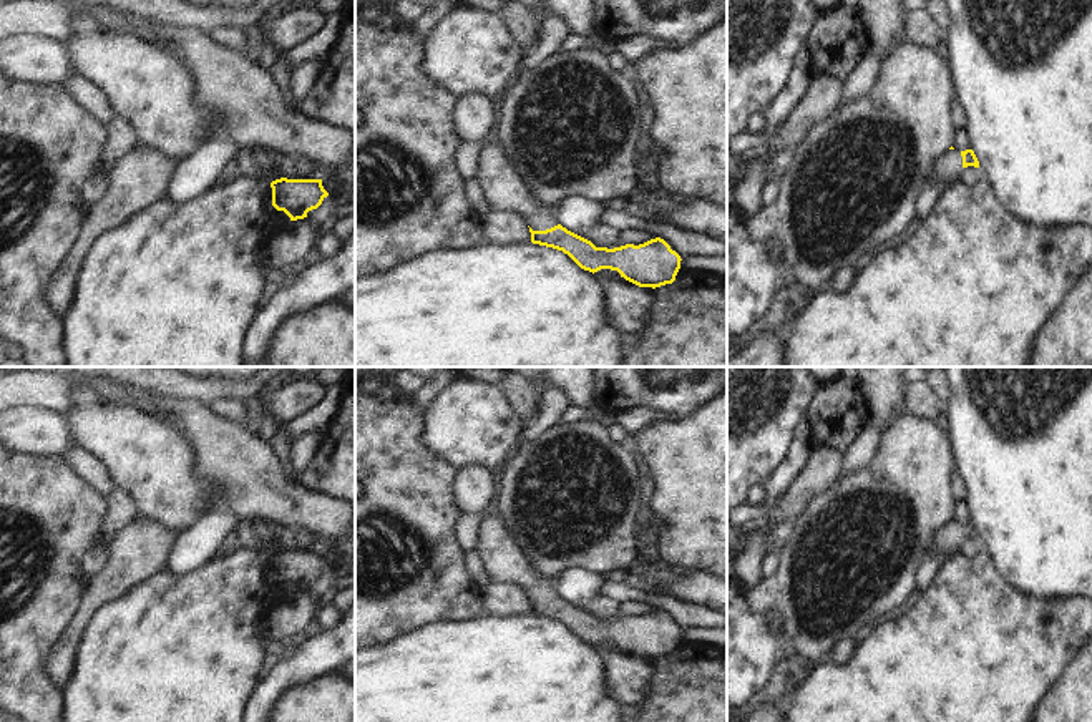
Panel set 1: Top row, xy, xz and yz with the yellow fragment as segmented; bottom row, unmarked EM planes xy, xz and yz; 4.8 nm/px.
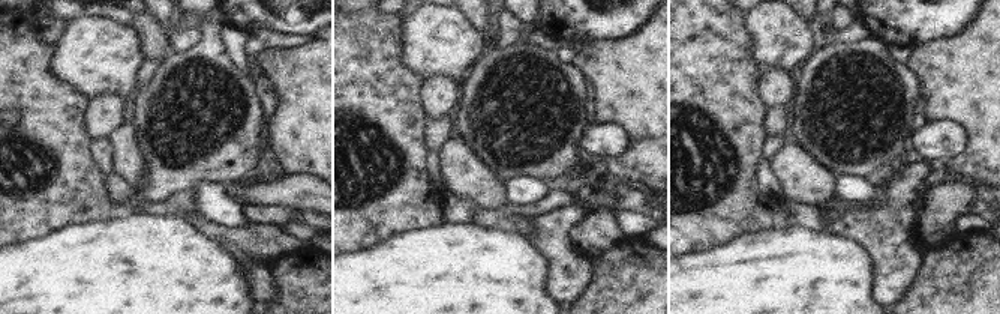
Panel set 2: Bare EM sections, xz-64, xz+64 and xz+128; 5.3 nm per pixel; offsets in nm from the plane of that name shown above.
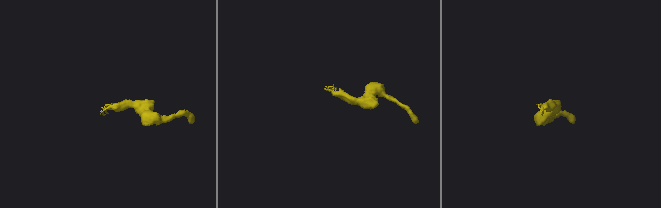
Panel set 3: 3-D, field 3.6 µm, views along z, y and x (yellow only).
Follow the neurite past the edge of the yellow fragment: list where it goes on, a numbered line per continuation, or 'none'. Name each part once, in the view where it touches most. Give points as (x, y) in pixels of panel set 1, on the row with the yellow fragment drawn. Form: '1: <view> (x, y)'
1: xz (503, 186)

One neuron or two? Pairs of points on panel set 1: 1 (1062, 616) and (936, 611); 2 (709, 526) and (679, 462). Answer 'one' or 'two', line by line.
1: one
2: one

